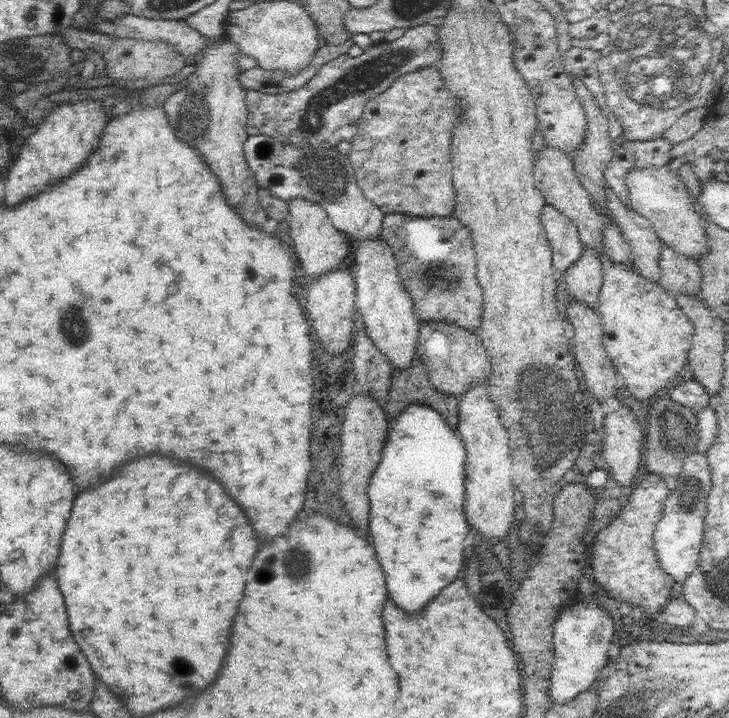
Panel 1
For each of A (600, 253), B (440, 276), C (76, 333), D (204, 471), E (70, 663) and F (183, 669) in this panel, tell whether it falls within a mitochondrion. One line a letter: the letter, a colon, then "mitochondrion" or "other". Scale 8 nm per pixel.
A: other
B: mitochondrion
C: mitochondrion
D: other
E: other
F: mitochondrion

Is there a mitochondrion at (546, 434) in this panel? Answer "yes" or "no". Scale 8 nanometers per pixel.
yes

